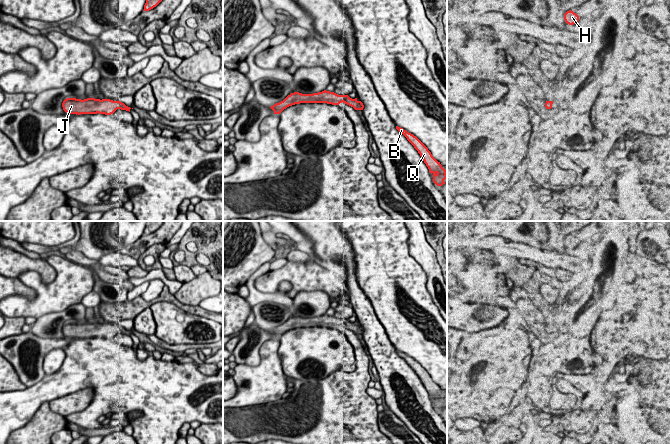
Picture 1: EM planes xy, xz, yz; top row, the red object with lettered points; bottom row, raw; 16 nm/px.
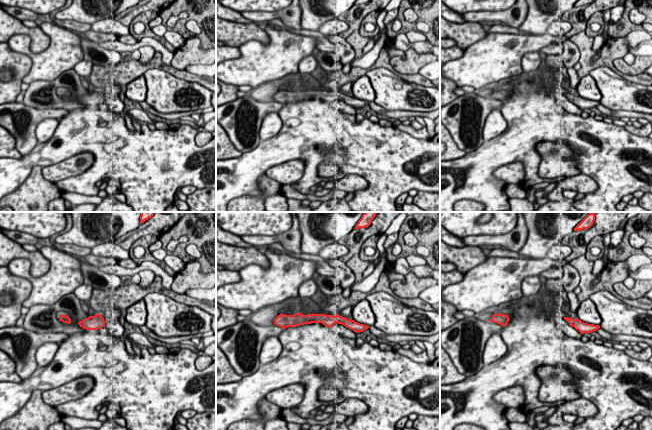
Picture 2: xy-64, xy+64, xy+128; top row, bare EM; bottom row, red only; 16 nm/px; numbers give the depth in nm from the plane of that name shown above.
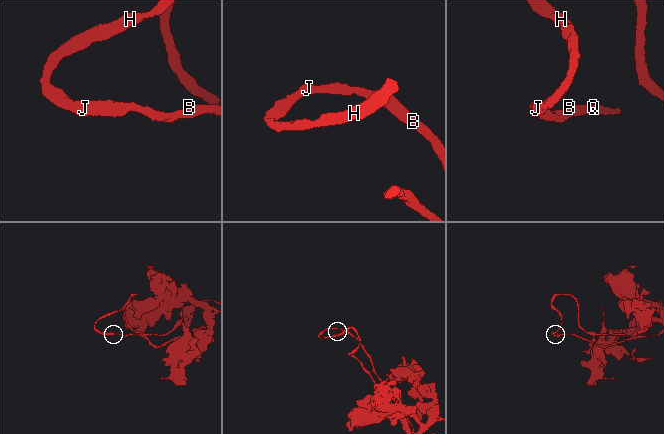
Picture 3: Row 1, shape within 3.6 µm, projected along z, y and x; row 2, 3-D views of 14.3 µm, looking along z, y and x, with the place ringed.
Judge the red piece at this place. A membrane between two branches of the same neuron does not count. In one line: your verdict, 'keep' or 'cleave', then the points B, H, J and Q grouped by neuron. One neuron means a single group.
keep | B H J Q

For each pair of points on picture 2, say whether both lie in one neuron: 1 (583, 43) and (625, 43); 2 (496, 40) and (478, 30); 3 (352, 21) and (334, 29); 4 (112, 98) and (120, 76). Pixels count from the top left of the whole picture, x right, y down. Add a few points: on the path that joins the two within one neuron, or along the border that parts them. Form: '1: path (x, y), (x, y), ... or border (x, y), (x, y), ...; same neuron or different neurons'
1: path (593, 51), (610, 51), (615, 48); same neuron
2: border (487, 35), (467, 47); different neurons
3: border (344, 21), (348, 26), (347, 30); different neurons
4: border (109, 83), (115, 83), (124, 88); different neurons

